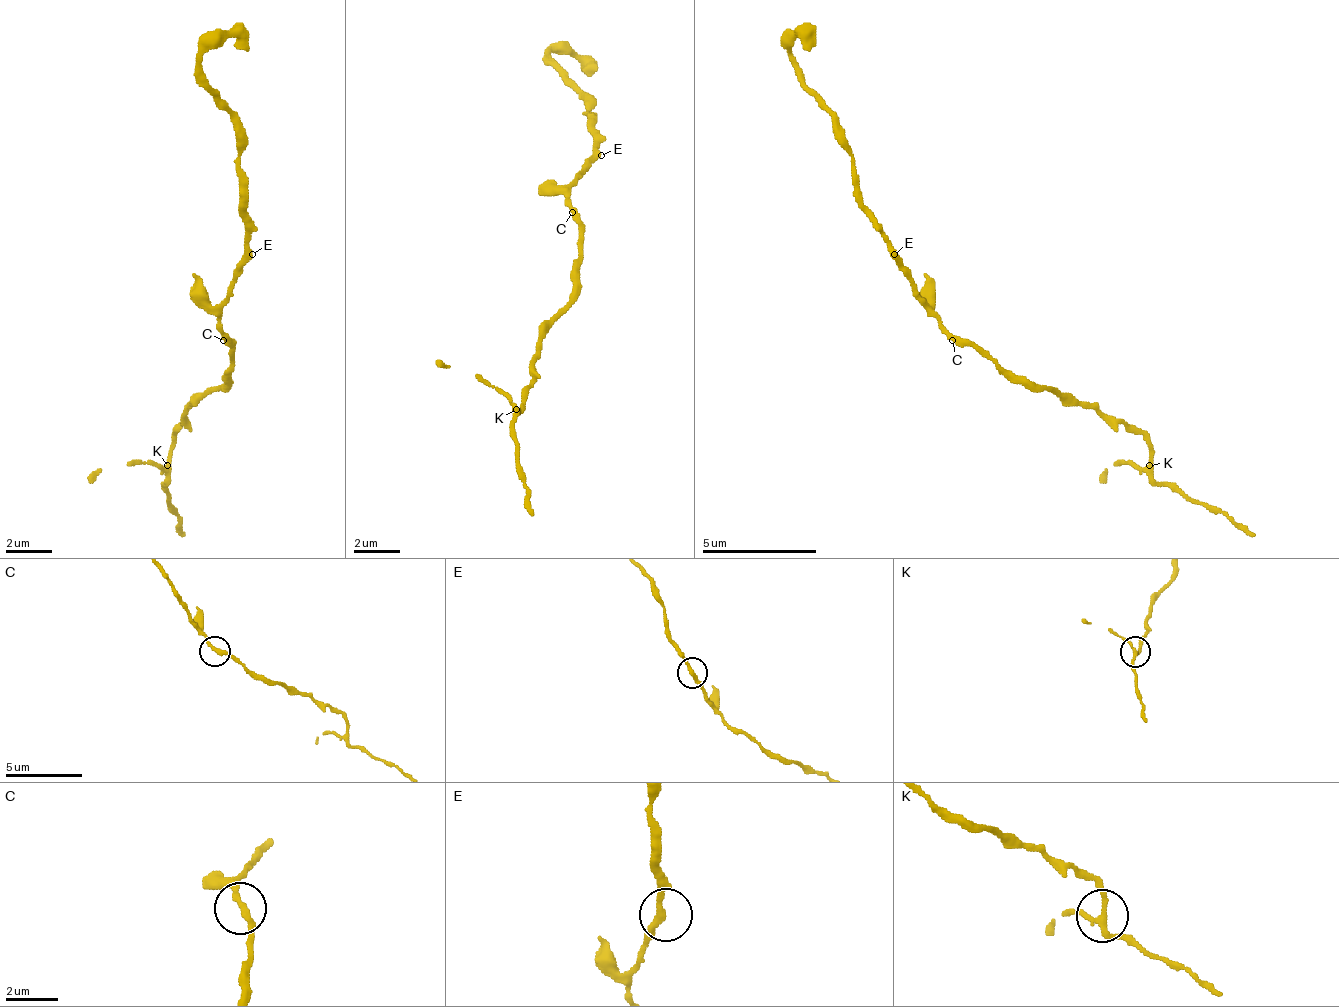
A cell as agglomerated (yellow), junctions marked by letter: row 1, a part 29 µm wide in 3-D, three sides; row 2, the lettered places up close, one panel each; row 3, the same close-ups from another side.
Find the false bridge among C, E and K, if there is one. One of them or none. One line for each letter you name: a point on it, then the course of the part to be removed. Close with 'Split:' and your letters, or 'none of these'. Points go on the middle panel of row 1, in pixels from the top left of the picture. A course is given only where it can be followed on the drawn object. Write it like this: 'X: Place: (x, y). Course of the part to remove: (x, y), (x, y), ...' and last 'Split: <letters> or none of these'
Split: none of these

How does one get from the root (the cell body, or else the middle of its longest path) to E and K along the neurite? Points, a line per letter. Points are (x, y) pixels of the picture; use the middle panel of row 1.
E: (578, 212), (572, 207), (572, 184), (601, 155)
K: (578, 212), (578, 293), (549, 327), (537, 356), (537, 373), (520, 408), (514, 408)

